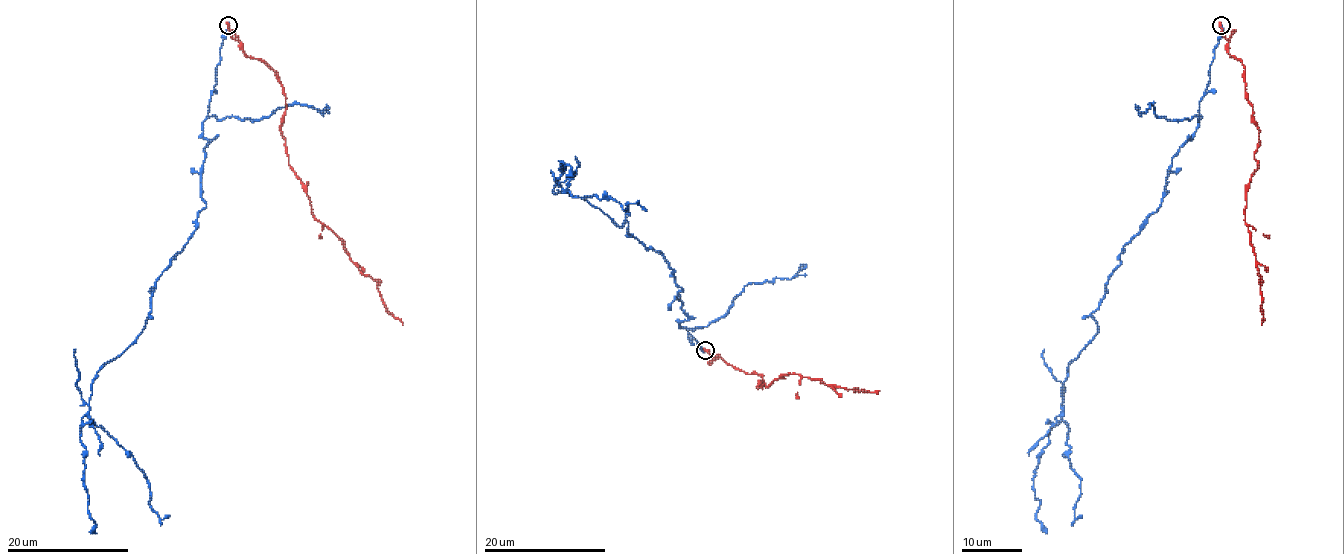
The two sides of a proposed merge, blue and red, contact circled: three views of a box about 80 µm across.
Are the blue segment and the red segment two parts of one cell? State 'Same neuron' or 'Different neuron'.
Different neuron

